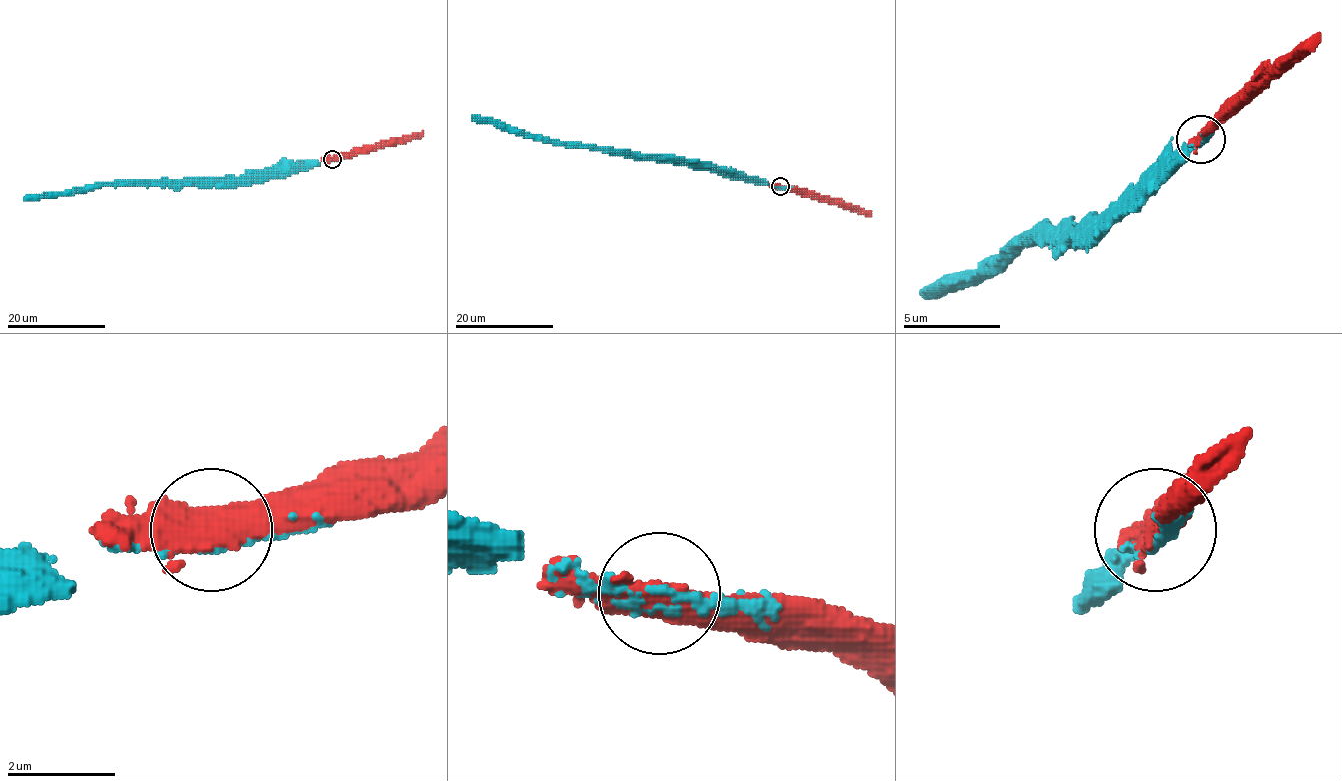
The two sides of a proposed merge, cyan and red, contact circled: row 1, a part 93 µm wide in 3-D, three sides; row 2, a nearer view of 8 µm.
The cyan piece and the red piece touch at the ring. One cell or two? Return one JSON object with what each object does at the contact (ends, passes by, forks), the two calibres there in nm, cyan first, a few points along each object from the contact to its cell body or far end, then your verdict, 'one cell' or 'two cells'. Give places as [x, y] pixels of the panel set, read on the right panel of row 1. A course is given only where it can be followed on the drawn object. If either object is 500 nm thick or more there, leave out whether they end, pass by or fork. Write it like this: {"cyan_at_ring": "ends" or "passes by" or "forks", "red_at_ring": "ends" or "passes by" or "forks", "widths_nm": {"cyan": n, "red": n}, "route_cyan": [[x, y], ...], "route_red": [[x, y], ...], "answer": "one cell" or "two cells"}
{"widths_nm": {"cyan": 120, "red": 550}, "route_cyan": [[1204, 138], [1190, 157], [1170, 157], [1122, 206], [1035, 235], [1001, 269], [981, 269], [952, 288], [923, 298]], "route_red": [[1200, 138], [1238, 99], [1321, 31]], "answer": "one cell"}

